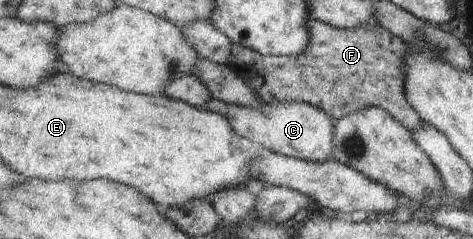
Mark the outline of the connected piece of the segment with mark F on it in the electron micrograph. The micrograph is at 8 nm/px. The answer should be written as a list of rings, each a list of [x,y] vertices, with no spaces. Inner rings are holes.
[[[307,19],[304,22],[304,29],[307,40],[296,55],[262,55],[249,47],[233,43],[225,65],[237,73],[250,87],[254,97],[263,103],[299,101],[317,110],[322,110],[333,121],[354,110],[377,107],[383,109],[392,119],[400,122],[401,126],[408,131],[414,131],[420,127],[423,122],[409,106],[402,93],[402,58],[406,47],[405,42],[377,24],[338,29],[319,22],[317,19]]]

